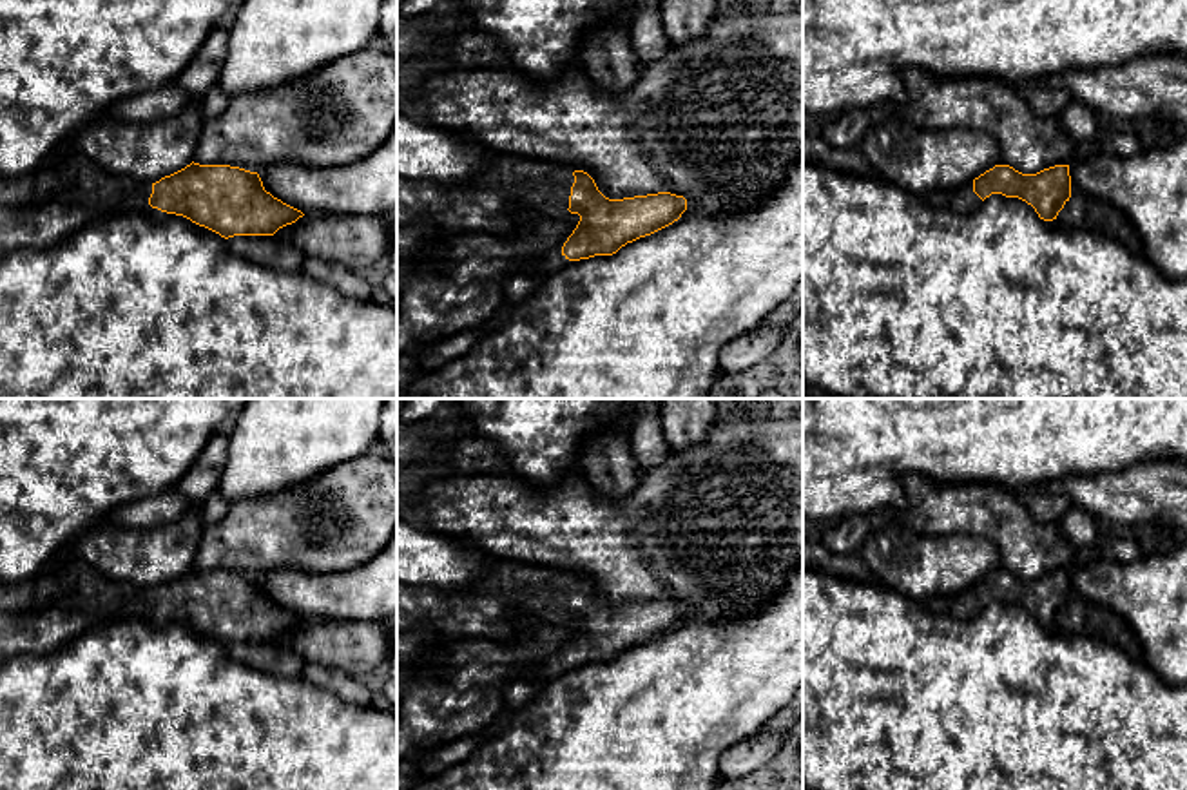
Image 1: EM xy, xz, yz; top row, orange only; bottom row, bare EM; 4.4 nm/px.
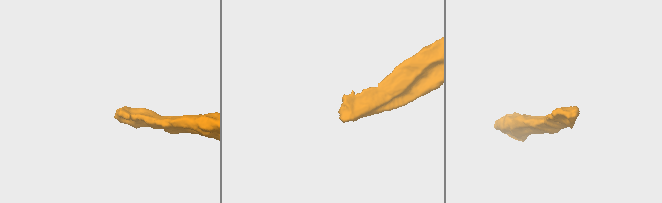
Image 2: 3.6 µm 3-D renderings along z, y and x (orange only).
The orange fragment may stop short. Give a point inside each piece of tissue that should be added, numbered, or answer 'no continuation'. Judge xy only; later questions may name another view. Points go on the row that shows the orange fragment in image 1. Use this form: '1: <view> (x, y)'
1: xy (71, 189)

